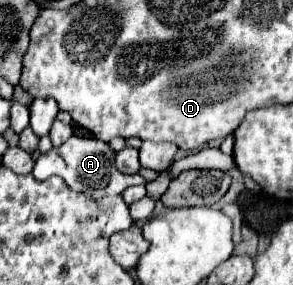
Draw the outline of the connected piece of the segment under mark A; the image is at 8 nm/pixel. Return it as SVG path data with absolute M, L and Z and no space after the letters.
M71 136L65 144L51 148L47 154L41 154L35 162L33 176L39 182L43 182L51 176L59 176L67 182L67 186L71 190L91 194L95 198L103 198L107 194L123 194L129 186L135 186L135 184L143 184L143 186L149 184L149 180L145 180L139 174L127 176L117 170L115 168L115 152L109 148L107 142L97 140L97 138L79 138L79 136Z

